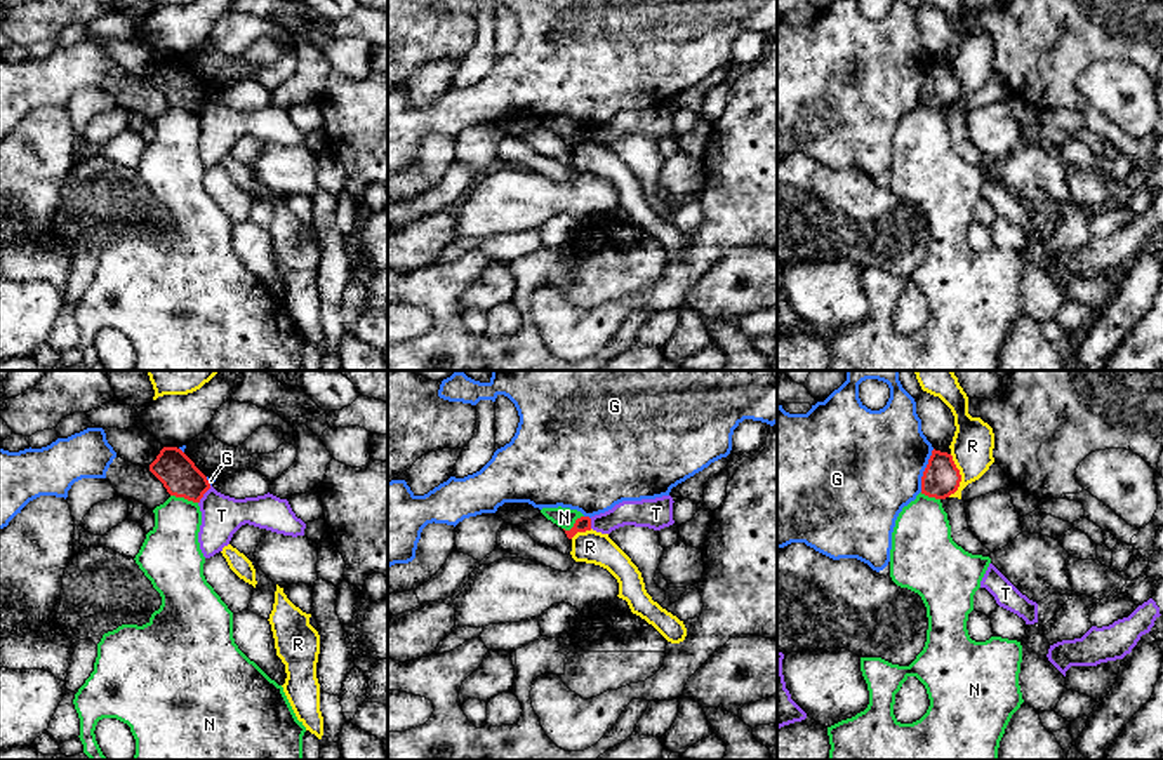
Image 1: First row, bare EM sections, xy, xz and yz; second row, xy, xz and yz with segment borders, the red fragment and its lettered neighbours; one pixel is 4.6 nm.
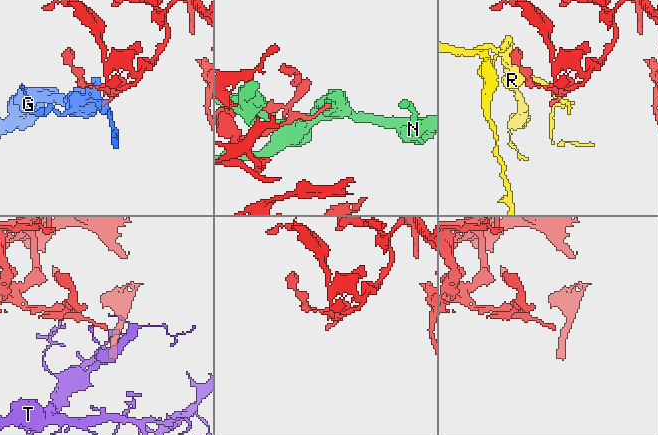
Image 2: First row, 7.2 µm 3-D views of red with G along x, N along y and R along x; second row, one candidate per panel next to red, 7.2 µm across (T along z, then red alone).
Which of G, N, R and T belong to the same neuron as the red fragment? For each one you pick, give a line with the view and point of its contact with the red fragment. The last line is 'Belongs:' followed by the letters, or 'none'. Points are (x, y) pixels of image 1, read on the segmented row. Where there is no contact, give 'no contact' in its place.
Belongs: none

